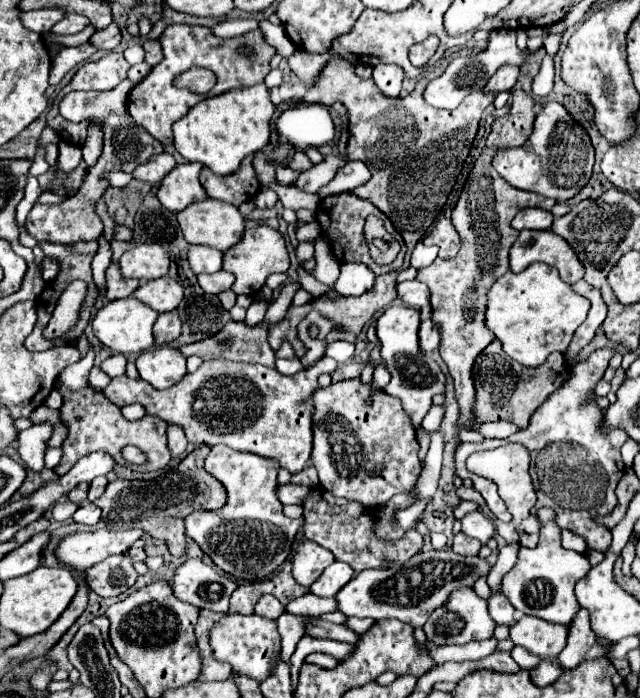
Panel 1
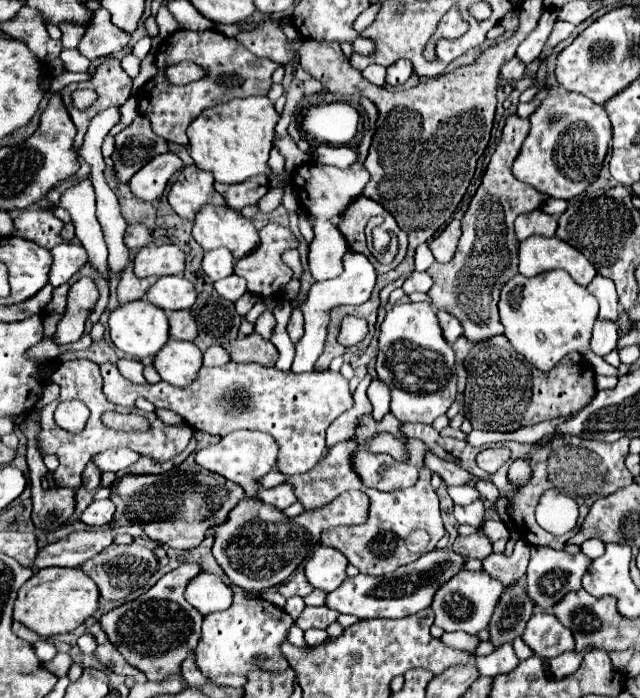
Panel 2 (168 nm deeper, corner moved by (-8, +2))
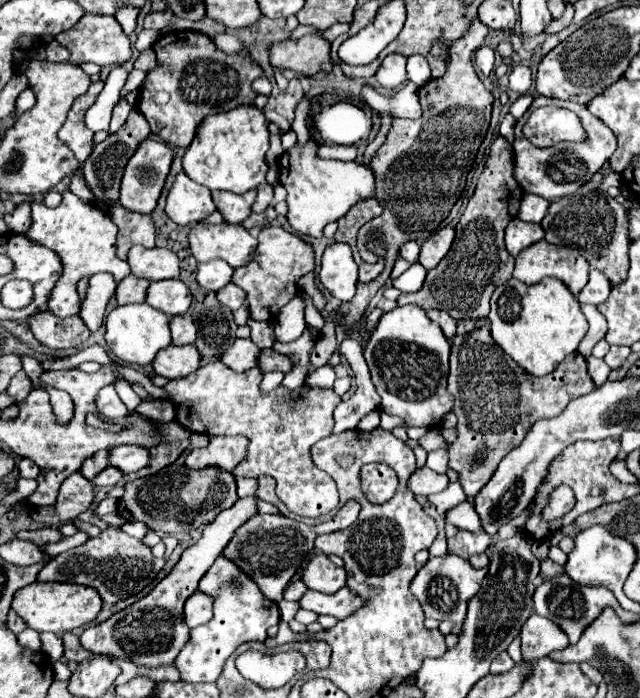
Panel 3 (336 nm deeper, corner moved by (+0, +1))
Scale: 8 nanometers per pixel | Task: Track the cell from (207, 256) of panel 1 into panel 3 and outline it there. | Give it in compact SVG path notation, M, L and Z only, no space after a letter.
M220 259L200 263L198 265L198 283L210 291L220 291L222 287L226 287L230 283L232 273L234 273L234 269Z

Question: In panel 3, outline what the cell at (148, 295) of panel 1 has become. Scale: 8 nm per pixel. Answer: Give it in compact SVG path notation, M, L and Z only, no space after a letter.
M180 279L154 281L148 287L146 303L158 311L164 311L170 315L182 315L188 311L192 303L192 293Z

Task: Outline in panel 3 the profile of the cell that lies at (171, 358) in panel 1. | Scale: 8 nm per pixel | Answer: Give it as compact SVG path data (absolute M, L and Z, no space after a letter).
M194 345L166 347L164 351L160 351L160 355L156 355L156 359L152 363L154 373L168 377L168 379L186 377L186 375L194 373L198 369L198 365L200 365L200 355Z

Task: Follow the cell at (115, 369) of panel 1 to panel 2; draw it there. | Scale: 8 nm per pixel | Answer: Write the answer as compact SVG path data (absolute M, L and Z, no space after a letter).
M120 358L120 360L116 362L116 366L118 366L120 374L122 374L124 378L128 378L130 382L136 382L136 384L142 384L142 382L144 382L144 376L142 376L142 368L144 368L144 366L142 366L138 360Z

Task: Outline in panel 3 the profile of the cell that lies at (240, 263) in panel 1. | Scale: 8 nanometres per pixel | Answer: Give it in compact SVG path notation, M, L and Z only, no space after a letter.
M270 225L264 227L258 235L258 249L254 253L254 259L248 265L236 269L232 283L246 291L250 319L274 321L280 309L298 295L298 281L306 273L312 273L314 267L316 267L314 249L310 243L288 233L280 225Z

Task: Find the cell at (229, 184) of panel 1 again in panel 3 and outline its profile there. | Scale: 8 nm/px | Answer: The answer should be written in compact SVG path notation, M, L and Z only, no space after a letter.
M214 191L212 193L216 209L222 213L224 221L230 225L242 223L250 215L250 207L256 199L256 191L248 191L244 195L232 195L228 191Z

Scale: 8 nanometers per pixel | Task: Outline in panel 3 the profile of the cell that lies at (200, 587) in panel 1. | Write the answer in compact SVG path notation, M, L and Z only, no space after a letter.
M196 591L194 595L190 595L186 599L184 605L184 623L194 629L198 625L204 625L212 619L212 599L208 595L200 595L200 591Z

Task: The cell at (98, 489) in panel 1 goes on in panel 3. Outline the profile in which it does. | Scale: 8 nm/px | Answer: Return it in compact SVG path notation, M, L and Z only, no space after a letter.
M110 465L100 475L94 477L94 483L96 485L110 485L110 487L114 487L114 485L118 485L122 481L122 477L124 477L124 473L118 467L112 467Z

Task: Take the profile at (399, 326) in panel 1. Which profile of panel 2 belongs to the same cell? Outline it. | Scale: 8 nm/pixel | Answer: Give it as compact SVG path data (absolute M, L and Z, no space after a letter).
M428 302L396 304L380 326L378 376L390 386L392 414L402 422L432 424L456 398L456 366L450 344L444 342L436 310Z

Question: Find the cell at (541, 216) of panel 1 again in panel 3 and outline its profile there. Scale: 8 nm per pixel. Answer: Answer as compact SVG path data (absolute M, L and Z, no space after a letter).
M512 219L506 227L506 249L512 257L530 247L532 243L544 239L544 229L538 223L526 223L520 219Z

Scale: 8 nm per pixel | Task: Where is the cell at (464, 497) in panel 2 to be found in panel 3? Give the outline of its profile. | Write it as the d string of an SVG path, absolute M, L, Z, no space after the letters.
M420 467L416 469L416 473L412 473L408 489L414 495L432 495L432 493L440 493L442 489L446 489L448 485L448 477L440 475L428 467Z

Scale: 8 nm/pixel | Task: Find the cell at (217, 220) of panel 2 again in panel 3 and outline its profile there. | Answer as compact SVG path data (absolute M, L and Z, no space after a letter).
M198 223L190 235L190 249L198 263L206 263L210 259L222 259L232 267L246 265L258 241L242 227L242 225L204 225Z

